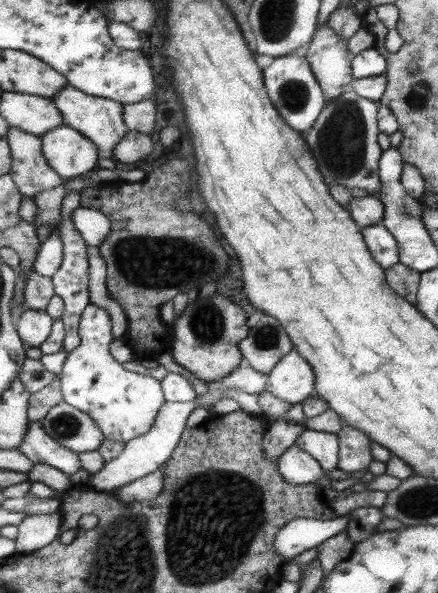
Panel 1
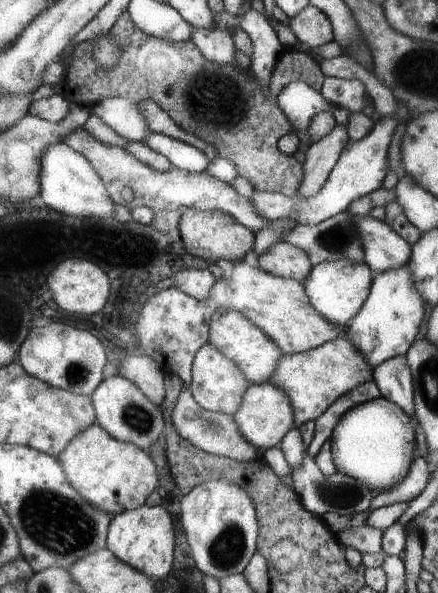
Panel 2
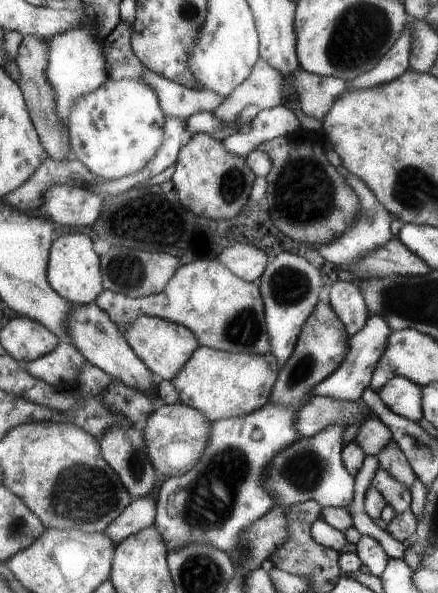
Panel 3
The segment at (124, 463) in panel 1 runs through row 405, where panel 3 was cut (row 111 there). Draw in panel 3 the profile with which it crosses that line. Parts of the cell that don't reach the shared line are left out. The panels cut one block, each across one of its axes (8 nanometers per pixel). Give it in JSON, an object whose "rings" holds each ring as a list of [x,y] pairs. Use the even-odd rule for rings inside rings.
{"rings":[[[141,65],[143,82],[157,94],[164,118],[187,118],[197,111],[211,111],[224,99],[211,90],[194,91],[167,80]]]}

